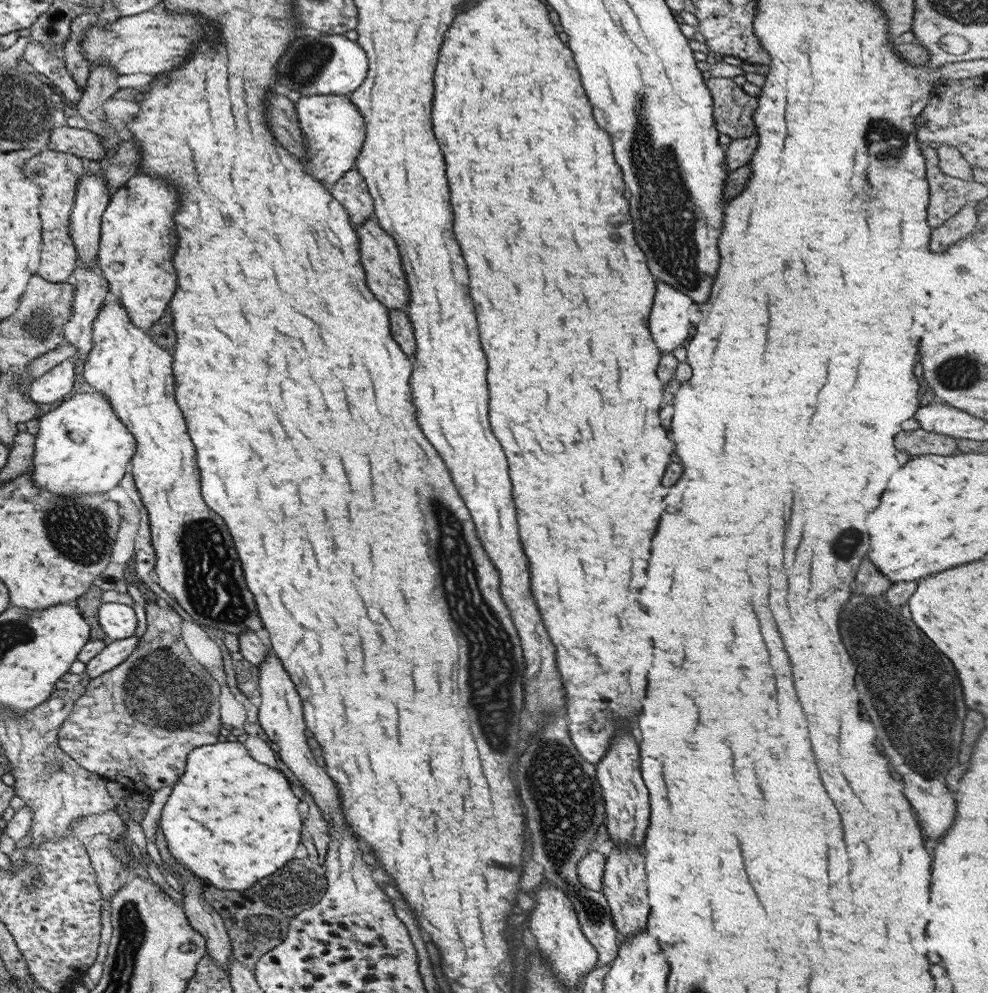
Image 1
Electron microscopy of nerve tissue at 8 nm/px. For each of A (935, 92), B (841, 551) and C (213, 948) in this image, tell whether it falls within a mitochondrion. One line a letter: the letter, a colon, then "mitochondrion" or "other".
A: other
B: other
C: other

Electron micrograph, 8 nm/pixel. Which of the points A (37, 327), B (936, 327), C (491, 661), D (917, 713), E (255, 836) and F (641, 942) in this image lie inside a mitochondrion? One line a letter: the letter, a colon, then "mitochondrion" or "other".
A: mitochondrion
B: other
C: mitochondrion
D: mitochondrion
E: other
F: other

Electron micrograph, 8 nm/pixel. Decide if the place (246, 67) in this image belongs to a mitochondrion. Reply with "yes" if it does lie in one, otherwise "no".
no

